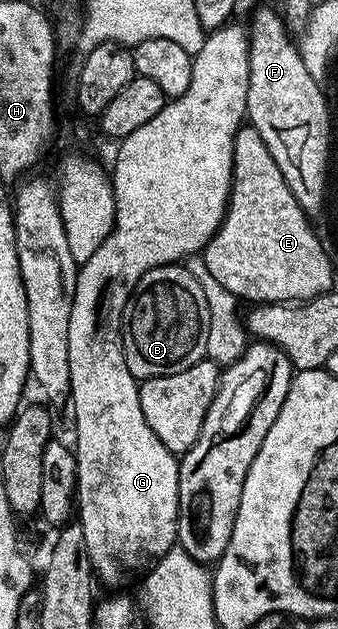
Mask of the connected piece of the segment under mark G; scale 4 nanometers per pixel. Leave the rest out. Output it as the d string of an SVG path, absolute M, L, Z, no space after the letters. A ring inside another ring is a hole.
M229 22L223 28L209 31L204 37L202 50L198 50L192 57L192 73L190 74L190 86L186 86L186 94L169 99L164 108L146 126L138 126L134 134L119 141L116 152L116 169L111 169L110 179L114 198L116 199L116 225L112 227L111 234L90 254L85 264L79 265L76 273L76 293L74 294L74 306L70 310L70 409L76 415L76 504L78 505L78 523L82 526L82 534L86 538L86 550L90 554L92 571L95 579L100 580L108 587L108 590L120 590L123 584L128 584L136 575L147 573L153 564L158 563L167 552L177 543L176 538L176 513L180 511L180 465L177 453L166 450L158 434L146 426L146 417L142 415L142 402L140 401L140 386L136 377L130 374L130 370L124 361L124 342L122 339L122 321L124 307L128 301L128 293L133 286L150 270L160 268L164 264L174 264L183 261L183 256L192 256L199 253L206 245L208 239L220 229L224 221L224 214L228 211L228 194L232 191L232 159L234 158L234 142L236 131L241 128L246 120L246 90L250 82L250 50L248 49L248 33L245 25Z

